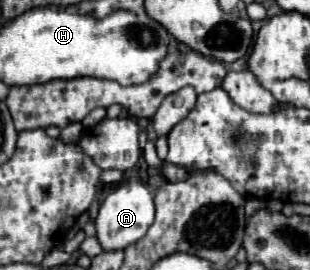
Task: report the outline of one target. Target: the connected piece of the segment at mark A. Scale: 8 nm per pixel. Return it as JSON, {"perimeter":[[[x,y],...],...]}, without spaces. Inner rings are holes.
{"perimeter":[[[137,176],[127,178],[121,182],[113,192],[107,194],[107,198],[101,202],[95,228],[97,228],[97,240],[103,250],[125,250],[127,246],[135,244],[139,238],[145,236],[149,226],[155,218],[155,206],[153,206],[153,192],[149,186],[145,186]]]}

